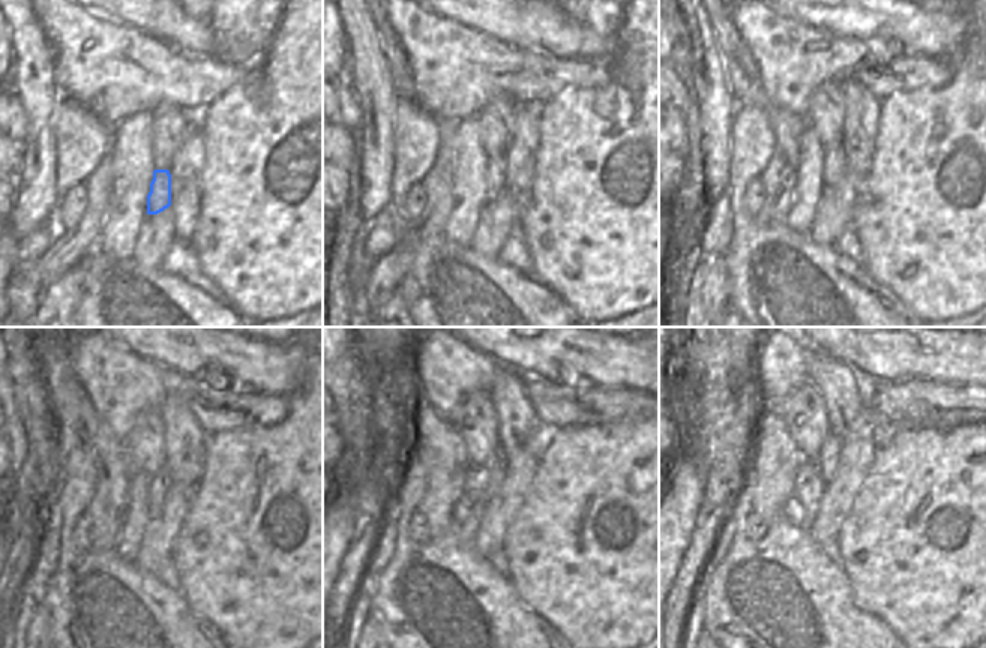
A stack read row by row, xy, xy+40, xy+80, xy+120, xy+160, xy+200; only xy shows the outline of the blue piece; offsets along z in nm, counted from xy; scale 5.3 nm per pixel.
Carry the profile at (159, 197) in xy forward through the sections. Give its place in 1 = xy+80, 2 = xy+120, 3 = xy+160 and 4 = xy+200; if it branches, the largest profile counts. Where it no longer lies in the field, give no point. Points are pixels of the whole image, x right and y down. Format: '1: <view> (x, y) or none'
1: xy+80 (833, 170)
2: xy+120 (159, 483)
3: xy+160 (492, 473)
4: xy+200 (827, 461)

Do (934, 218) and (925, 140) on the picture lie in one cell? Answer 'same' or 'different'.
same

